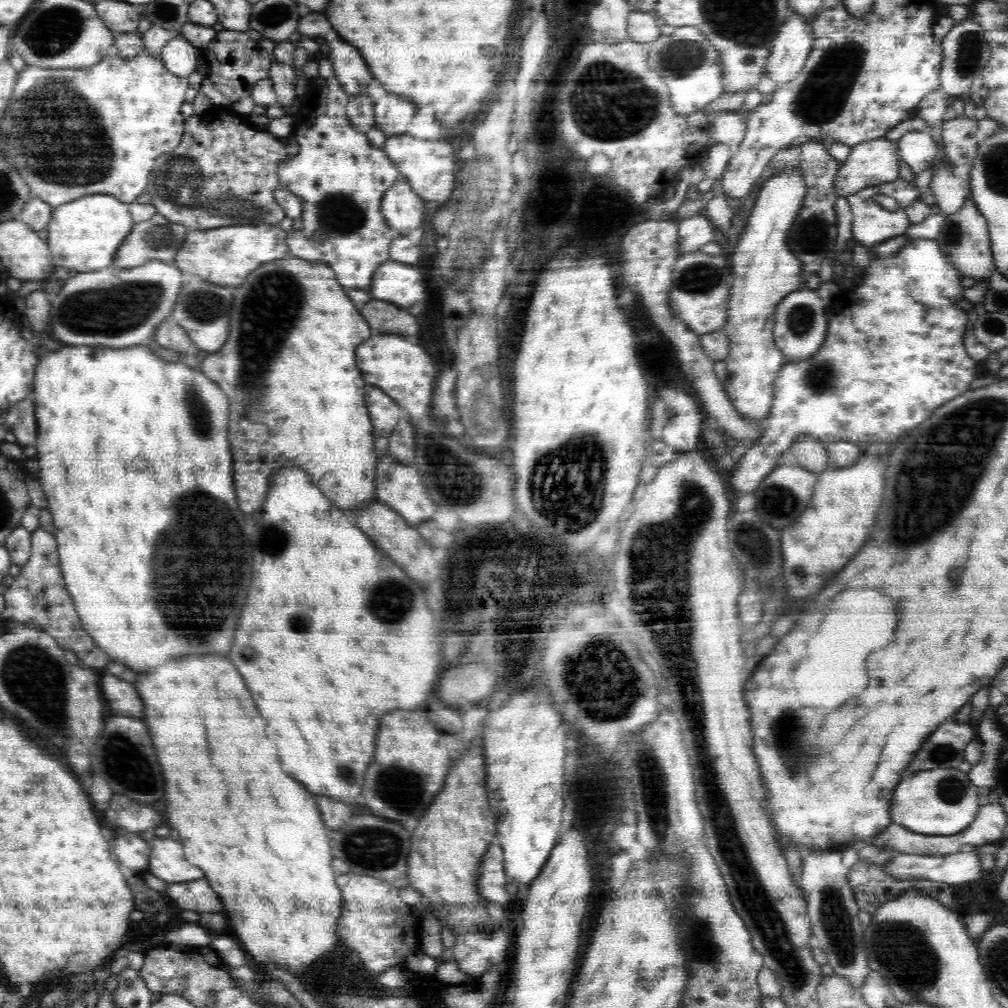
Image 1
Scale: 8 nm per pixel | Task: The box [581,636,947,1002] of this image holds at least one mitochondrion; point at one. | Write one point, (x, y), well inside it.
(900, 945)

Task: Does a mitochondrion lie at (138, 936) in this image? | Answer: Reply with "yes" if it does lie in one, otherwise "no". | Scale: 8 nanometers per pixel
no

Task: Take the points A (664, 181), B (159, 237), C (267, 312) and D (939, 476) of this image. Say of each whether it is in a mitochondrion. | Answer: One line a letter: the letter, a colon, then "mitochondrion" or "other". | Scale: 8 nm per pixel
A: other
B: mitochondrion
C: mitochondrion
D: mitochondrion

